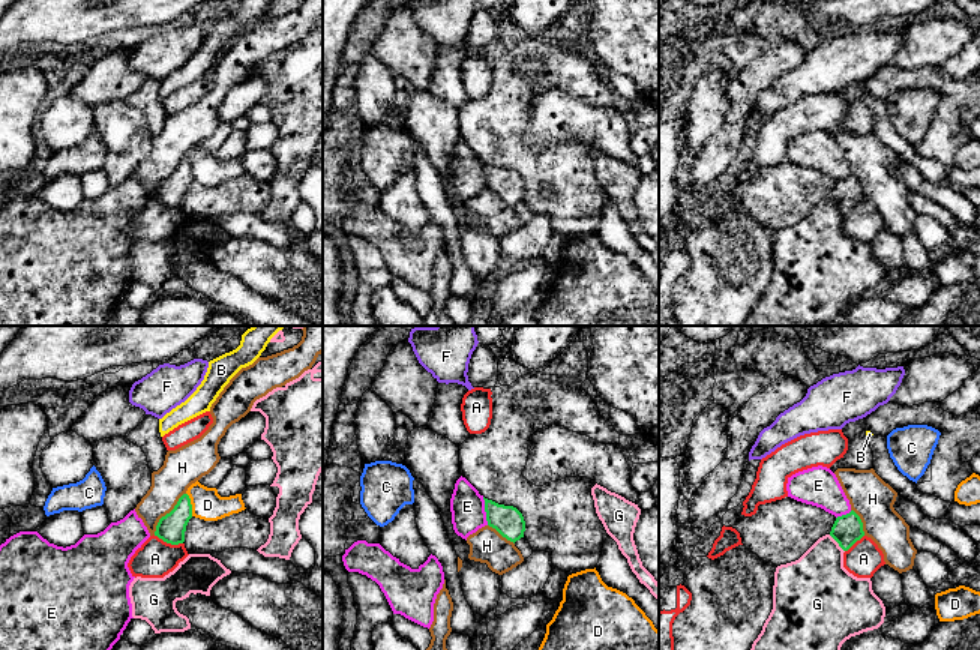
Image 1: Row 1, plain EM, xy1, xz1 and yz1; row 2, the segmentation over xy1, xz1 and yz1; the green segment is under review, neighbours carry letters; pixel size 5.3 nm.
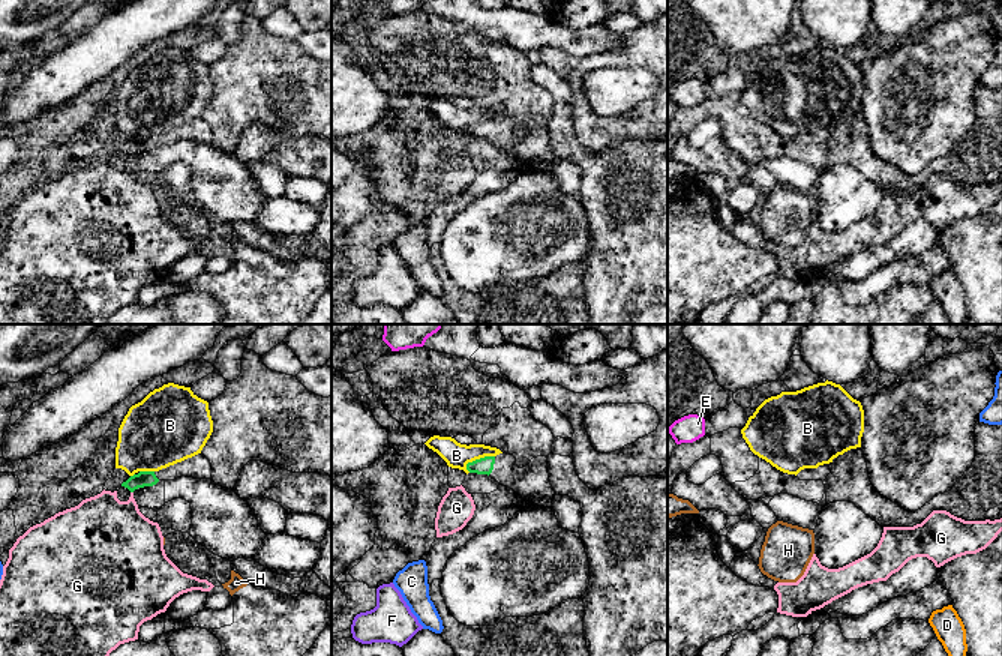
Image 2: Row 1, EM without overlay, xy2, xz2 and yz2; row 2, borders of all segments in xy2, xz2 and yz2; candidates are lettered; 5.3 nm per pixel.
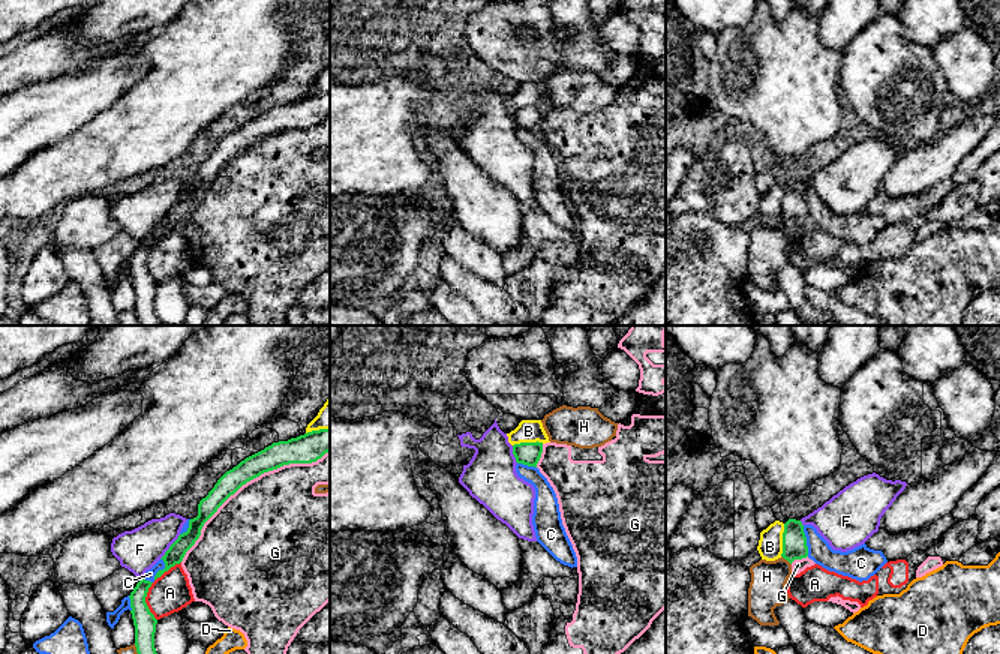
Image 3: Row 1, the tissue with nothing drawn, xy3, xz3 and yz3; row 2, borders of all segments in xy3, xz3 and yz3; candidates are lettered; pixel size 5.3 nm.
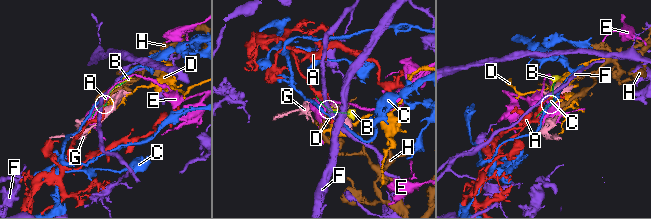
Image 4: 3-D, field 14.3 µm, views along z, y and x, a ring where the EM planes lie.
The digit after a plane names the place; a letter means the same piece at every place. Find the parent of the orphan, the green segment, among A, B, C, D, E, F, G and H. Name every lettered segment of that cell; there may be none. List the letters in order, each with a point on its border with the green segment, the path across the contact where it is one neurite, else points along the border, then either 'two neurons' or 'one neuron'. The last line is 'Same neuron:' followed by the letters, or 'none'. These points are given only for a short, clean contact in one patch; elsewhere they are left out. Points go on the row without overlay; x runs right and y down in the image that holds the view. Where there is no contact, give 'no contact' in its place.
A: meets green in xy3 at (149, 251); two neurons
B: meets green in xz2 at (477, 123); two neurons
C: meets green in xy3 at (155, 240); two neurons
D: meets green in xy1 at (191, 168); border along xy1 (186, 156), (192, 179); two neurons
E: meets green in xz1 at (485, 174); two neurons
F: meets green in xy3 at (170, 210); border along xy3 (180, 198), (159, 222); two neurons
G: meets green in xy3 at (246, 146); two neurons
H: meets green in xy1 at (167, 177); two neurons
Same neuron: none

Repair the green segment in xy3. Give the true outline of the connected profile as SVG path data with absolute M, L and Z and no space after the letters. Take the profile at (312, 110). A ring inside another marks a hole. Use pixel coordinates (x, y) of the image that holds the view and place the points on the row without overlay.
M319 93L288 105L273 106L264 114L241 124L232 134L226 135L208 159L199 165L198 180L189 184L187 195L180 198L160 222L165 226L165 232L156 237L154 244L183 225L186 216L199 202L204 188L243 148L283 129L316 126L328 116L330 93Z

